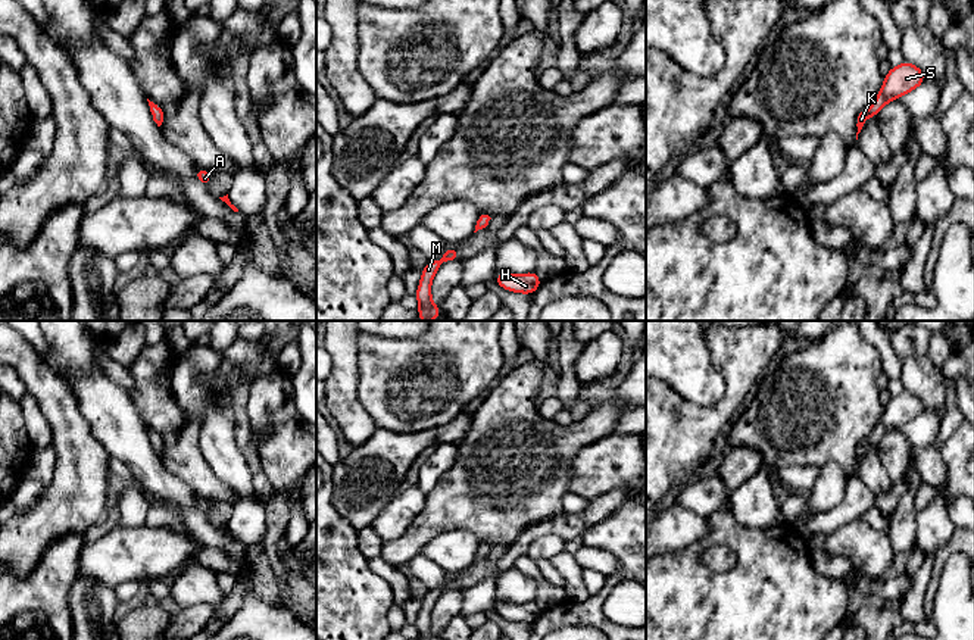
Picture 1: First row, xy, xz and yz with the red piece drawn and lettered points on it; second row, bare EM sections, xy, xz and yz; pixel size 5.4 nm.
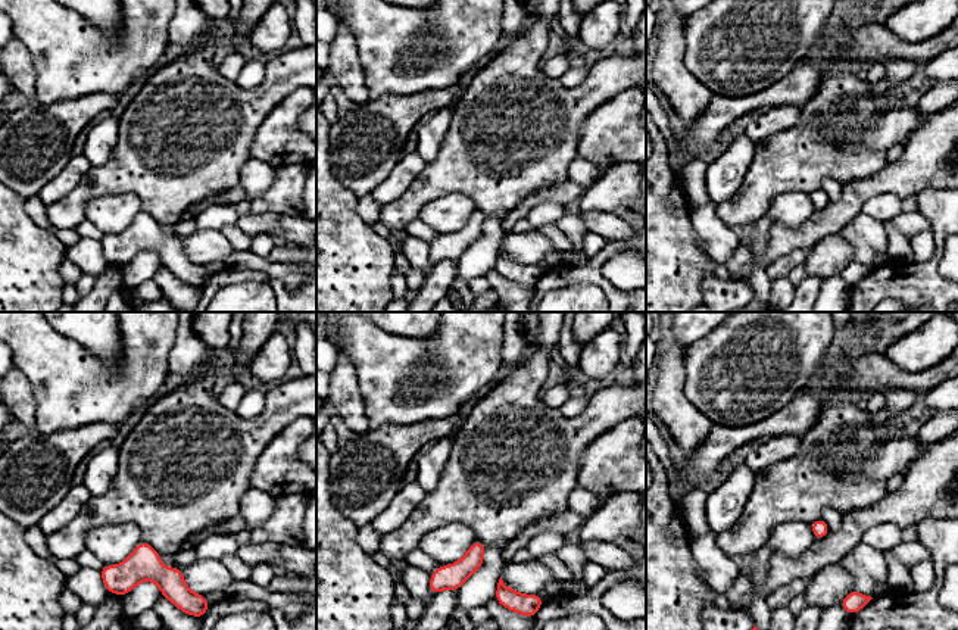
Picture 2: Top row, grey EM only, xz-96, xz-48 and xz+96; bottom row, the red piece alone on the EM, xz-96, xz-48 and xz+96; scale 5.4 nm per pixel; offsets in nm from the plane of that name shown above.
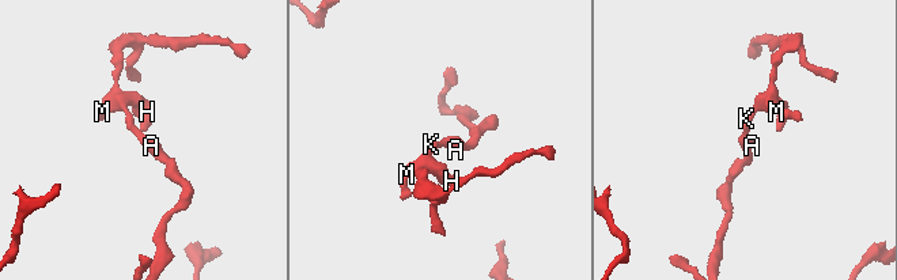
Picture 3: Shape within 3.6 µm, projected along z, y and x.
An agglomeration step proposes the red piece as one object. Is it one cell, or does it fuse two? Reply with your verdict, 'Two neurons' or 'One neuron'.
One neuron

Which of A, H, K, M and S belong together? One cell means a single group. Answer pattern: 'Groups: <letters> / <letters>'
Groups: A H K M S

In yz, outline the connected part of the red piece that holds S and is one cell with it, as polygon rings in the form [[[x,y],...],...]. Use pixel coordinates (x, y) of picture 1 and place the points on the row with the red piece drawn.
[[[903,62],[899,66],[890,68],[890,72],[884,77],[881,91],[878,93],[875,100],[868,109],[862,110],[858,116],[856,140],[868,118],[877,116],[878,112],[887,103],[890,103],[892,99],[900,99],[906,93],[920,87],[924,82],[924,79],[925,77],[923,71],[909,62]]]

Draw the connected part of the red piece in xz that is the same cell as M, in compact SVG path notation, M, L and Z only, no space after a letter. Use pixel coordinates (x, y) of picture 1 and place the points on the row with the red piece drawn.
M449 246L444 250L441 259L428 262L425 265L424 271L421 272L421 282L418 285L415 297L419 302L418 318L421 318L422 321L433 321L438 315L443 313L441 307L436 306L431 302L431 281L433 281L437 269L441 266L441 263L450 262L450 260L461 260L459 253L452 246Z

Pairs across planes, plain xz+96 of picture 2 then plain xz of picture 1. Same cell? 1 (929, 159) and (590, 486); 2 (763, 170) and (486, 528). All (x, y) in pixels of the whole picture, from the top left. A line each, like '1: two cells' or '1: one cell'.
1: two cells
2: one cell

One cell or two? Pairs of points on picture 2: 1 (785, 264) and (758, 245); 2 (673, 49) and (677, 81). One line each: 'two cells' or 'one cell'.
1: two cells
2: one cell

